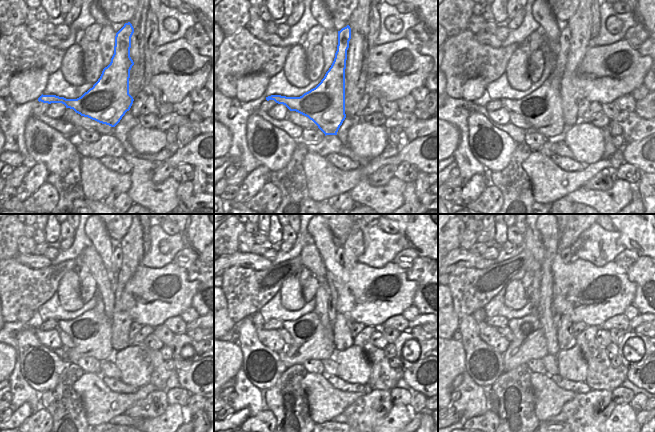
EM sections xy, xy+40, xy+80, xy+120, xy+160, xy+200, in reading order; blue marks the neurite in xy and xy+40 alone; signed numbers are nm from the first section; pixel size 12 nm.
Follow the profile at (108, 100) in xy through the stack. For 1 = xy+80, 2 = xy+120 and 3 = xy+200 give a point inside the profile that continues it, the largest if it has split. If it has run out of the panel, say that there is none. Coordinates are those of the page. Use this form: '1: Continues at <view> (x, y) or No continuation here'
1: Continues at xy+80 (542, 109)
2: Continues at xy+120 (90, 332)
3: Continues at xy+200 (529, 342).

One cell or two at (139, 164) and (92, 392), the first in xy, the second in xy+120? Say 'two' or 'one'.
two

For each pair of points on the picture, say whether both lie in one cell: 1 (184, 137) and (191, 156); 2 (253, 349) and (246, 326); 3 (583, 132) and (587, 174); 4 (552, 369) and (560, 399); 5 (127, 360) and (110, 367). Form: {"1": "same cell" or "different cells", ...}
{"1": "different cells", "2": "same cell", "3": "different cells", "4": "different cells", "5": "different cells"}

